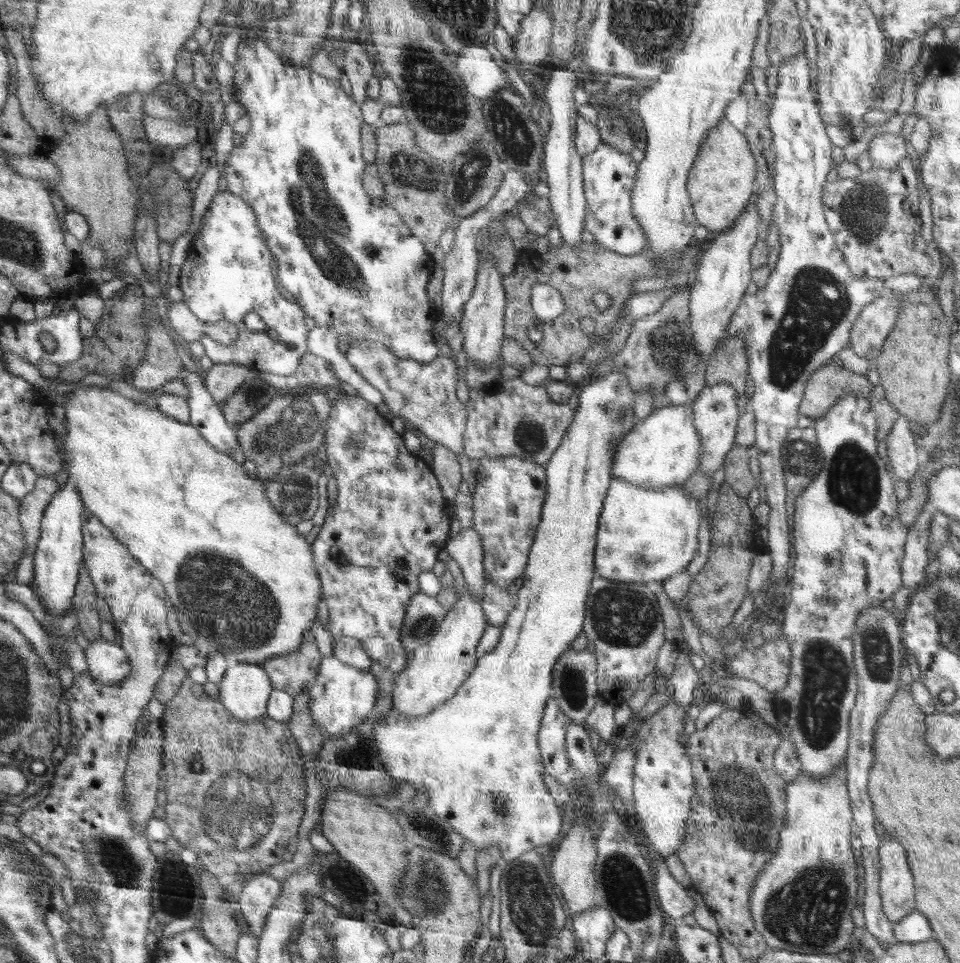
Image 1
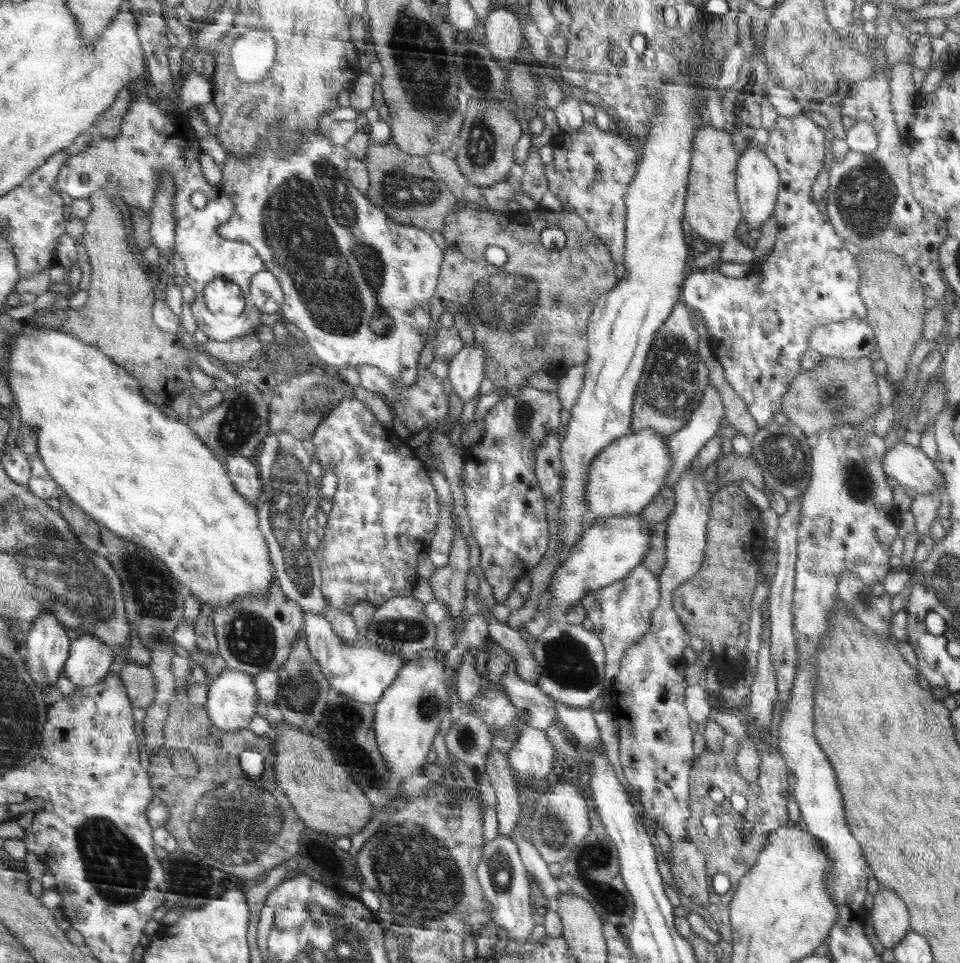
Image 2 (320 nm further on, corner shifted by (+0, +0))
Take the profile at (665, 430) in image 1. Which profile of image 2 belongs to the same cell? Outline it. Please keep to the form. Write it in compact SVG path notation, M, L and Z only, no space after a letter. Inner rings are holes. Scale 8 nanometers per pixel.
M644 428L640 432L630 433L611 442L598 457L592 460L588 477L590 481L586 484L587 506L590 506L584 523L586 528L590 528L601 518L614 518L616 516L625 516L630 514L639 514L639 512L652 502L660 489L663 487L668 471L672 466L671 454L667 449L667 438L662 434L657 434L654 428Z

